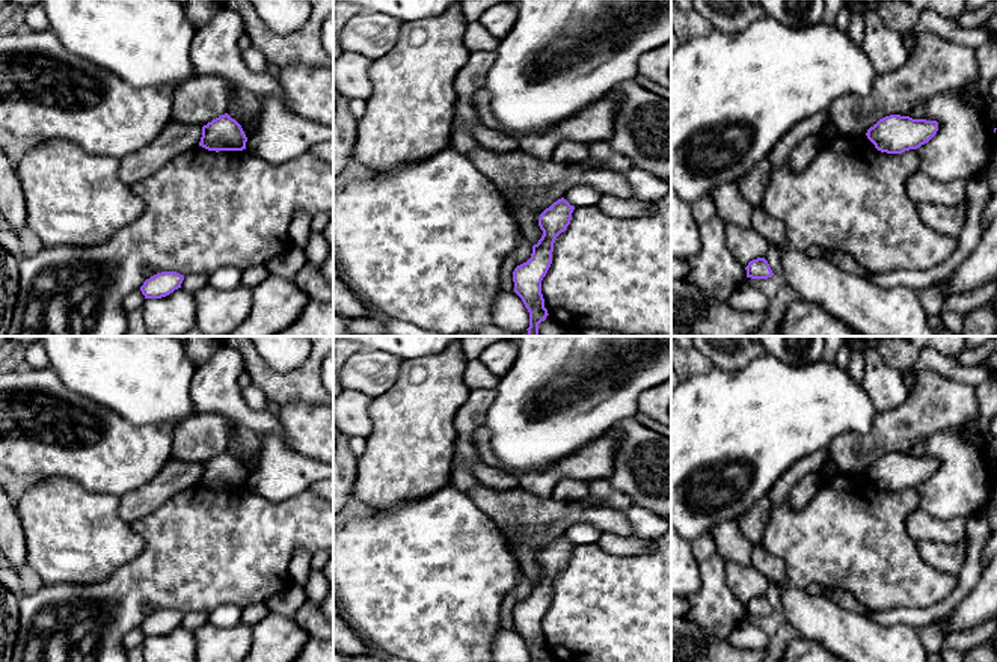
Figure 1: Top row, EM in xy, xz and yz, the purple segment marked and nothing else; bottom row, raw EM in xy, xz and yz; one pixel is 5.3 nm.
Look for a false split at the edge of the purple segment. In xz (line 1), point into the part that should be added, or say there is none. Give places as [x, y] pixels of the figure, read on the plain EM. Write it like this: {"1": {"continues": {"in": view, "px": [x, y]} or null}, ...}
{"1": {"continues": null}}

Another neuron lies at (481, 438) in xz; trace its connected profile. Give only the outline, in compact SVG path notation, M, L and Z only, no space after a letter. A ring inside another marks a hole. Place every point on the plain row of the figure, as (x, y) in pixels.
M480 427L474 433L472 440L474 440L475 451L480 455L480 460L486 464L498 467L499 460L495 457L492 446L490 446L490 440L492 440L490 430L487 427Z

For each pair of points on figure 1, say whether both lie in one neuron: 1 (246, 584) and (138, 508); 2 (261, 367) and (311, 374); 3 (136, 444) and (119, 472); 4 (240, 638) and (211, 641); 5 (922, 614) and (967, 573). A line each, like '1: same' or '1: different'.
1: different
2: same
3: same
4: same
5: same

